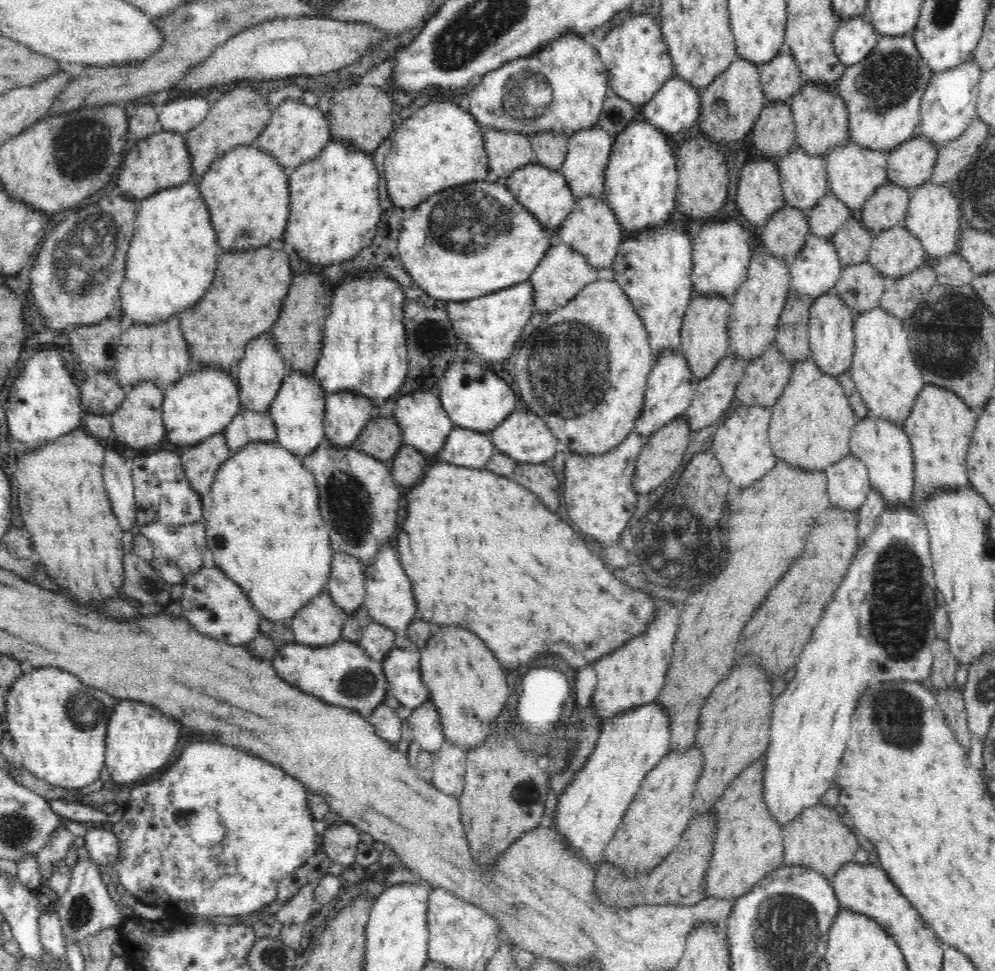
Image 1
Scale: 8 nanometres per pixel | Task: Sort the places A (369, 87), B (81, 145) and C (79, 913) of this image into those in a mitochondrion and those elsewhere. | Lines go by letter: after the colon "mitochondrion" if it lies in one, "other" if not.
A: other
B: mitochondrion
C: mitochondrion

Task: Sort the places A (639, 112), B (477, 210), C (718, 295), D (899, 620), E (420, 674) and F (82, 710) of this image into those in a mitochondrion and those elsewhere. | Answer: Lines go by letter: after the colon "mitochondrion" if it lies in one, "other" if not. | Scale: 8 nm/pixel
A: other
B: mitochondrion
C: other
D: mitochondrion
E: other
F: mitochondrion

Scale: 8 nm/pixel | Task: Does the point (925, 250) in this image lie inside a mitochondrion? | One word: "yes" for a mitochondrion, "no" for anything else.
no

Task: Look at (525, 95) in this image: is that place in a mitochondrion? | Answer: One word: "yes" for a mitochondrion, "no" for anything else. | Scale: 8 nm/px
yes

